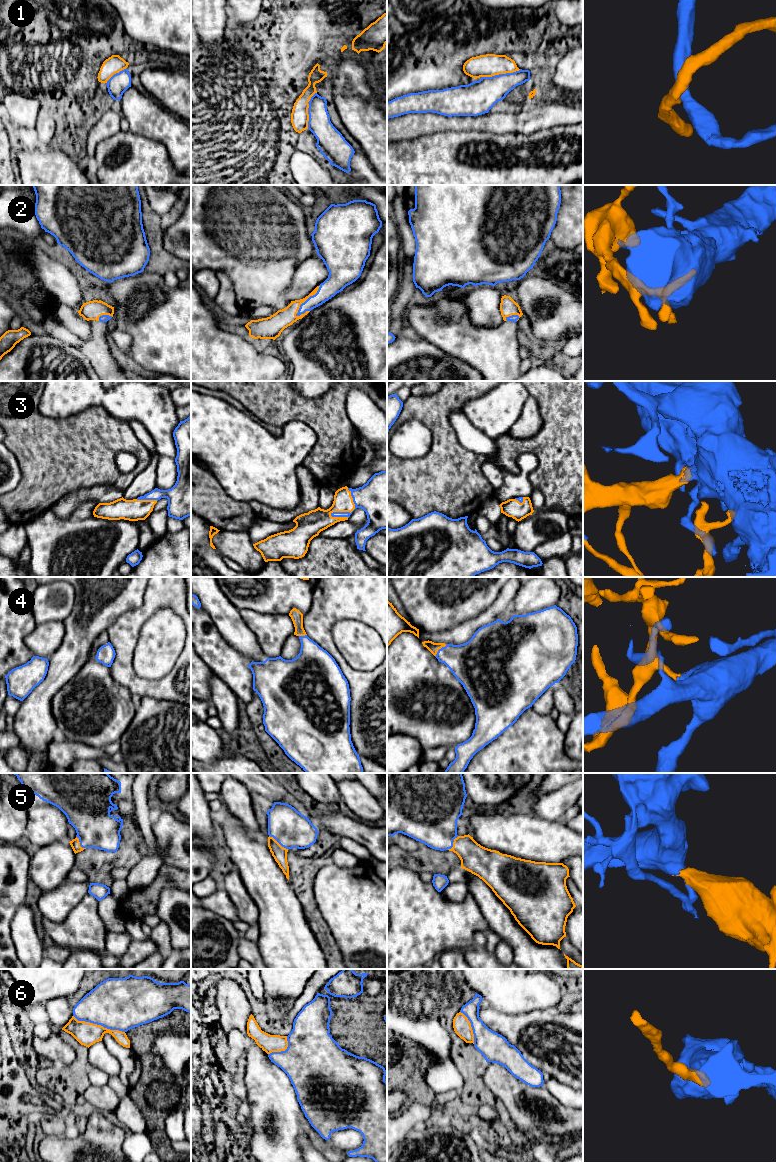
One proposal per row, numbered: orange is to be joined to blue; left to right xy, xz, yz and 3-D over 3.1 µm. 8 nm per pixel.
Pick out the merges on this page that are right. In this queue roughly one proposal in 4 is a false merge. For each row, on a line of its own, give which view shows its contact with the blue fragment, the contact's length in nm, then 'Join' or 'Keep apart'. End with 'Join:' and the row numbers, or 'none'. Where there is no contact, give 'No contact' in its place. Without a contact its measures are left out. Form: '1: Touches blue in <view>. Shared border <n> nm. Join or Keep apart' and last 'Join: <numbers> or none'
1: Touches blue in yz. Shared border 320 nm. Join
2: Touches blue in xz. Shared border 320 nm. Join
3: Touches blue in xz. Shared border 280 nm. Join
4: Touches blue in yz. Shared border 140 nm. Join
5: Touches blue in xz. Shared border 200 nm. Join
6: Touches blue in xy. Shared border 440 nm. Join
Join: 1, 2, 3, 4, 5, 6

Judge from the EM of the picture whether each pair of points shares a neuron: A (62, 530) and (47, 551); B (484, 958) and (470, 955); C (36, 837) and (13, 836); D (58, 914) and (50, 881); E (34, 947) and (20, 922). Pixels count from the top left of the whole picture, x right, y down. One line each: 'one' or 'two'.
A: one
B: one
C: two
D: two
E: one

